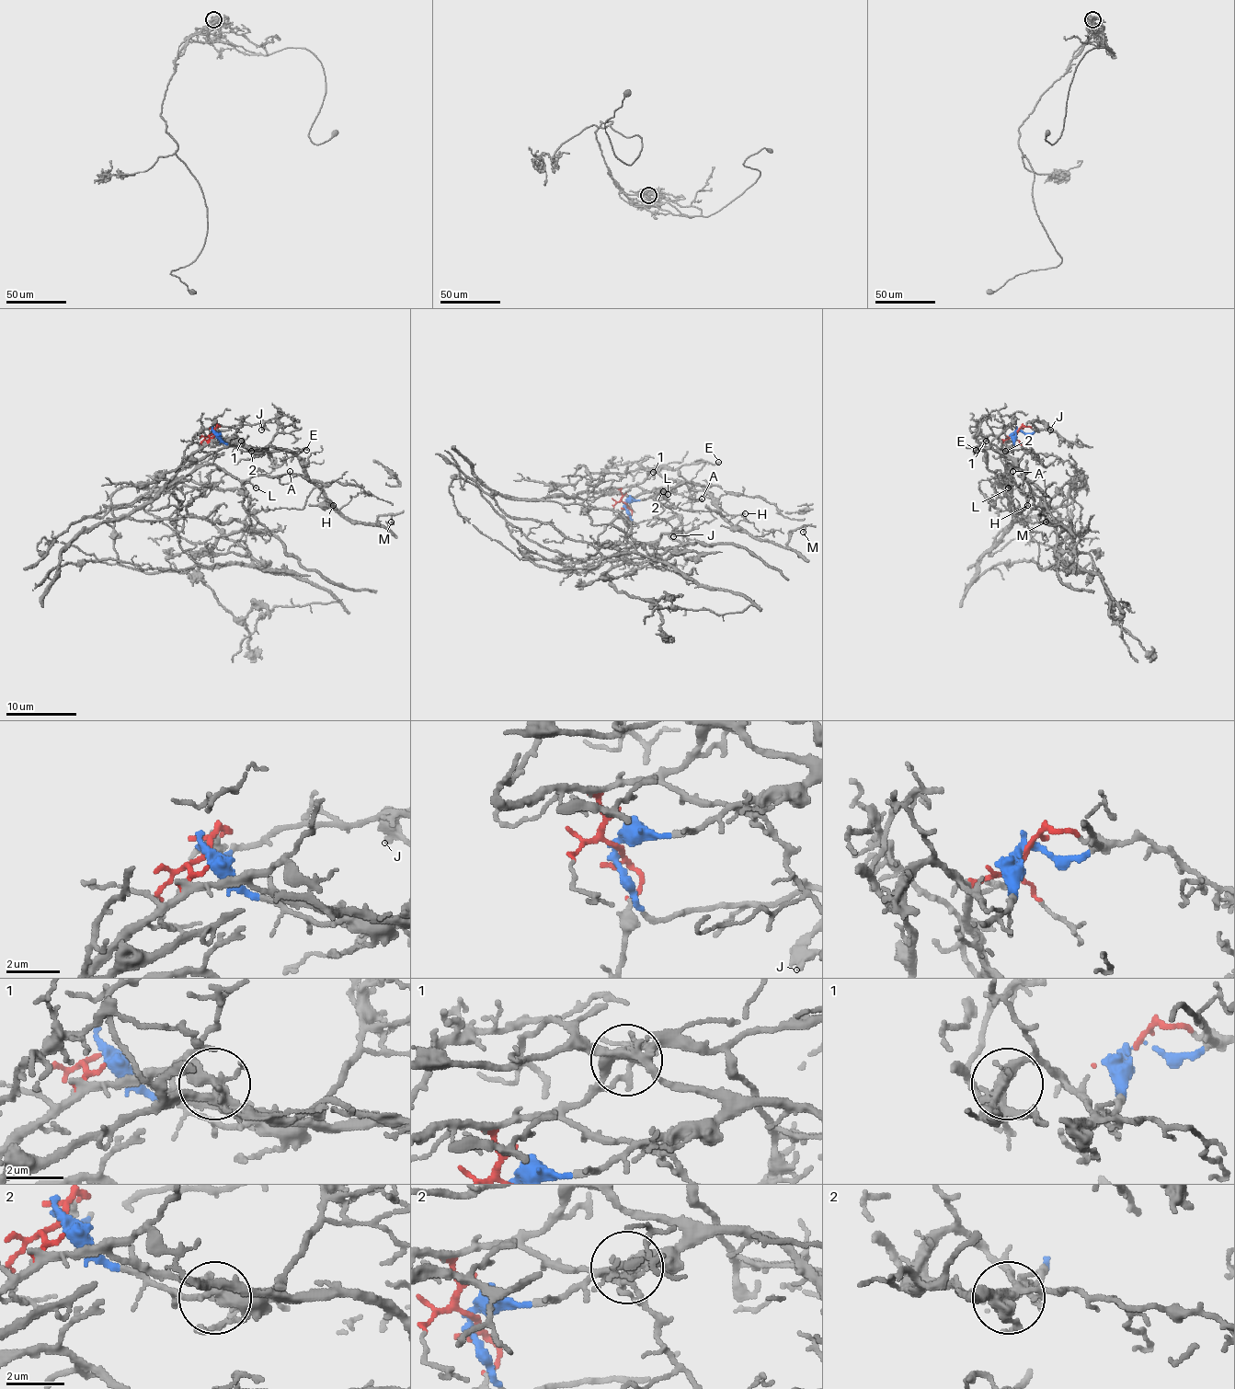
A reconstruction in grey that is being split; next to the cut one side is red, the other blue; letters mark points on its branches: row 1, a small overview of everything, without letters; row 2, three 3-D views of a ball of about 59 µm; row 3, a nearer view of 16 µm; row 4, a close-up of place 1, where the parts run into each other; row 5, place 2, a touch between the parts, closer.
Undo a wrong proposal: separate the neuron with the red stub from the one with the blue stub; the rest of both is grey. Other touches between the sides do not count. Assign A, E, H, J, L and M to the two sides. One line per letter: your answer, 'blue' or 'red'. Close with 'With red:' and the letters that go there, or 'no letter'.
A: red
E: red
H: red
J: blue
L: red
M: blue
With red: A, E, H, L

